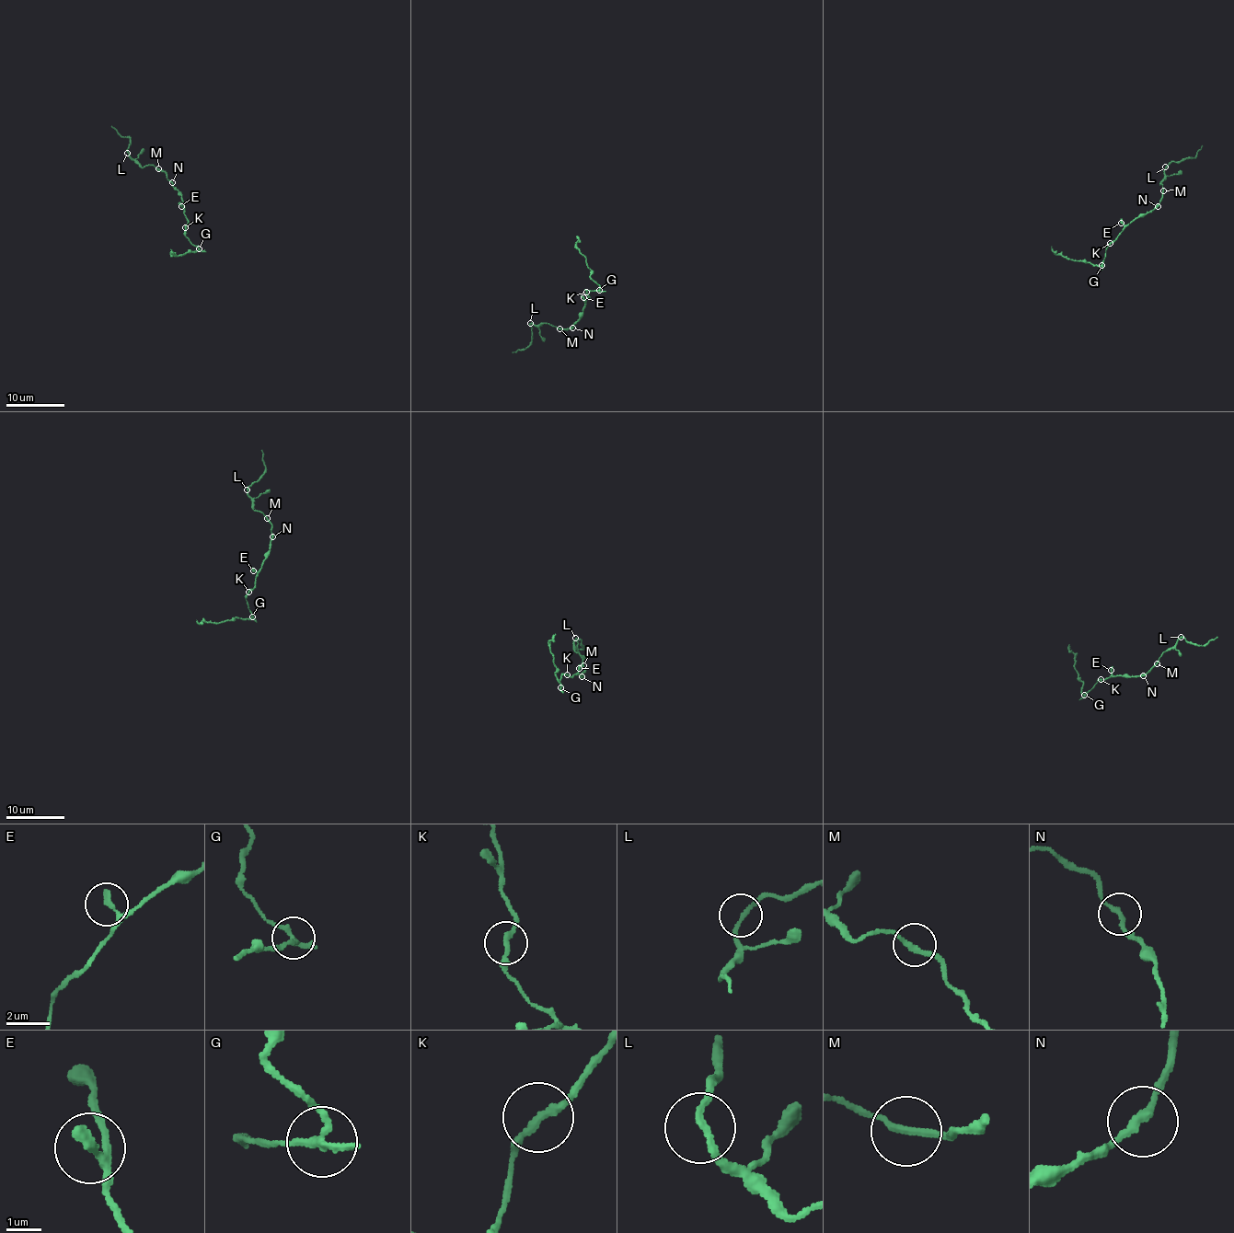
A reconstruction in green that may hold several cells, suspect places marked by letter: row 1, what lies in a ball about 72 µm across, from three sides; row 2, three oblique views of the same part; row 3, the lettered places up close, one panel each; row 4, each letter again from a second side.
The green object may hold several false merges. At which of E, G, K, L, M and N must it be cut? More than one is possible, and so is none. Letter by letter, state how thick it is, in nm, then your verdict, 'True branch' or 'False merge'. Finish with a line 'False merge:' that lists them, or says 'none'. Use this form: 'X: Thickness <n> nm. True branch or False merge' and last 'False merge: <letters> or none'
E: Thickness 240 nm. True branch
G: Thickness 240 nm. False merge
K: Thickness 220 nm. True branch
L: Thickness 180 nm. True branch
M: Thickness 220 nm. True branch
N: Thickness 220 nm. True branch
False merge: G

